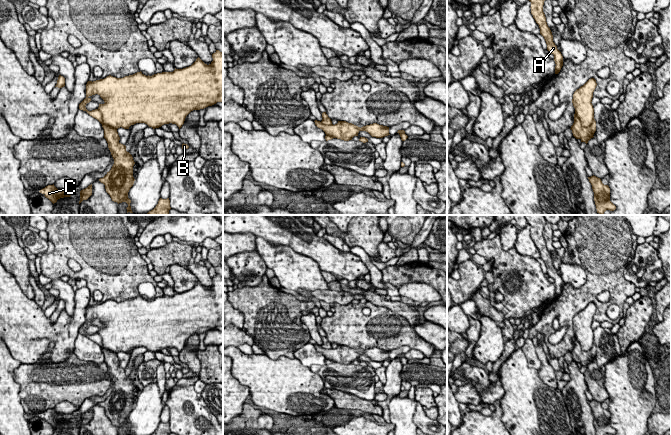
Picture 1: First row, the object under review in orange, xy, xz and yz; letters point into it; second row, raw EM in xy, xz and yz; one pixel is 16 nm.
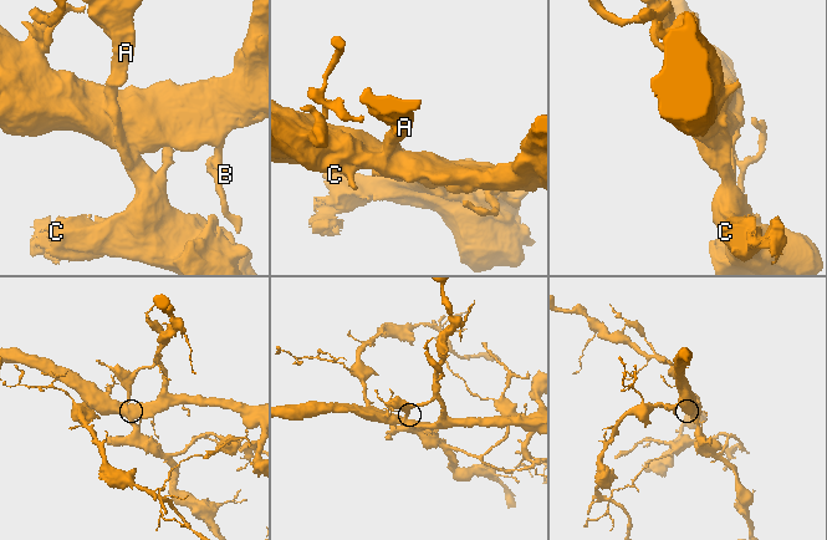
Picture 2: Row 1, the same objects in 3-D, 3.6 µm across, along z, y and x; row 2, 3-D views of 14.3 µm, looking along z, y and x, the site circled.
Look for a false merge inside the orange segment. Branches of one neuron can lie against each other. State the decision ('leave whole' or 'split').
split

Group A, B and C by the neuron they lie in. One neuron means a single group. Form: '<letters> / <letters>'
A C / B

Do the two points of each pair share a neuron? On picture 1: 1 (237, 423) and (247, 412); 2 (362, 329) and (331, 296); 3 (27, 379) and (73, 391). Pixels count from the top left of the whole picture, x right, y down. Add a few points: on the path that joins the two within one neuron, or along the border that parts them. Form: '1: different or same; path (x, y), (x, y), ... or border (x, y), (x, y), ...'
1: same; path (240, 420), (245, 415)
2: different; border (350, 302), (346, 304), (333, 303)
3: same; path (38, 384), (62, 386)

